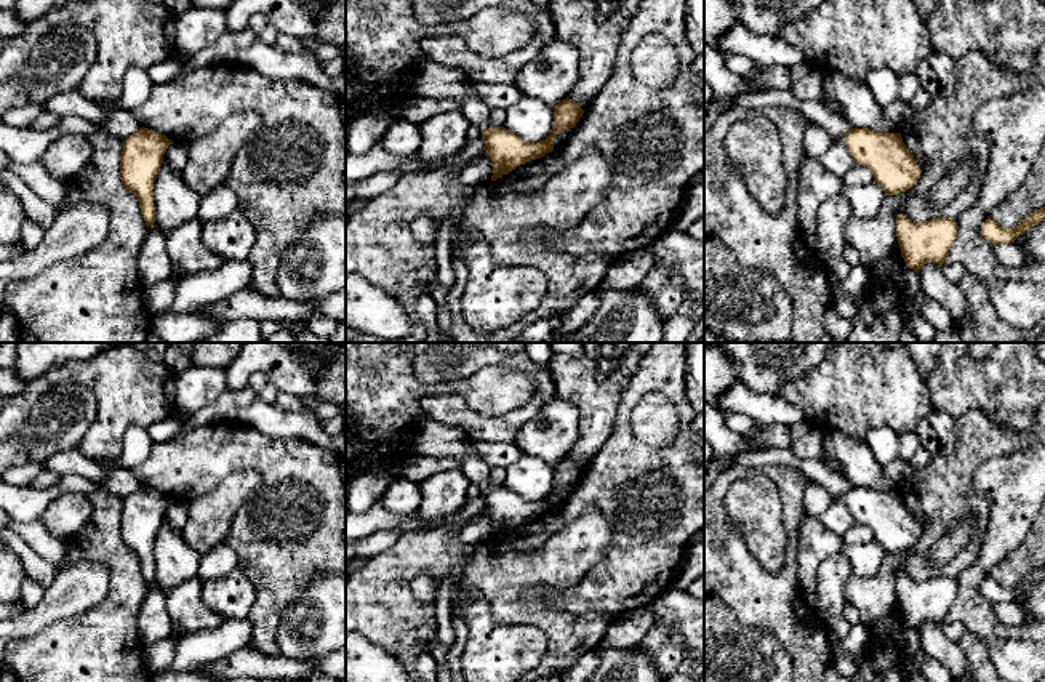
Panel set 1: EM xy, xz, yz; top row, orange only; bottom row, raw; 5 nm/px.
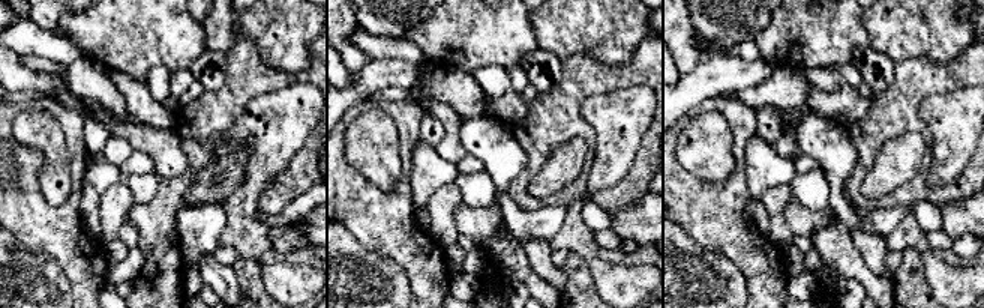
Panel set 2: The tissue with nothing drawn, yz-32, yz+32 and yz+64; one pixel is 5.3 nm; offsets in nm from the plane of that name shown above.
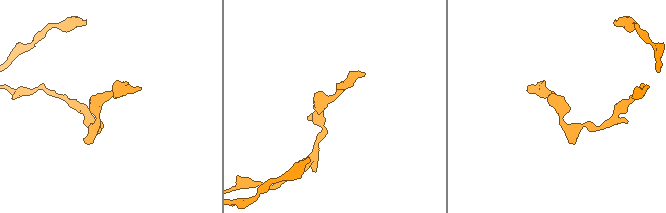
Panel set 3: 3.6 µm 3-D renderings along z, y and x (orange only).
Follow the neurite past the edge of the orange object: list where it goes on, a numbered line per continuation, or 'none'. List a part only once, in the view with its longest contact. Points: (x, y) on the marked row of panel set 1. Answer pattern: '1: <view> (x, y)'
1: xz (434, 80)

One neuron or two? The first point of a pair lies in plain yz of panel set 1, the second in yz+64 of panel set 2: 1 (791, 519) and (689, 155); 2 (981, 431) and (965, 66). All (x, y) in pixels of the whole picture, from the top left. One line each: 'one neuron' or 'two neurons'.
1: two neurons
2: one neuron

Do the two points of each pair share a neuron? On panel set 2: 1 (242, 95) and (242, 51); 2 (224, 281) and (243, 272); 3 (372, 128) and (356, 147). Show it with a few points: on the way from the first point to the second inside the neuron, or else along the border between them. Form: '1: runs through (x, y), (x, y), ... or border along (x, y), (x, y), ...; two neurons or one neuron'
1: runs through (242, 84), (242, 62); one neuron
2: border along (231, 266), (242, 292); two neurons
3: runs through (371, 132), (360, 143); one neuron

